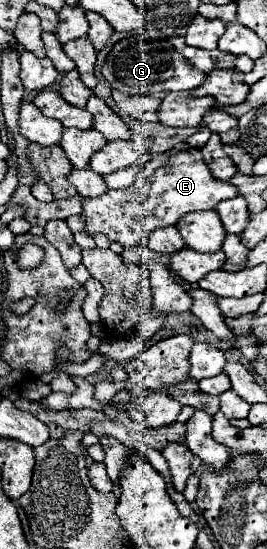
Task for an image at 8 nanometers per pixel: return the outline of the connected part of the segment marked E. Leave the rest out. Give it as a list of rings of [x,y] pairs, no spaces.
[[[195,148],[183,150],[189,154],[181,162],[181,152],[171,156],[171,160],[155,170],[155,174],[147,178],[137,178],[133,186],[125,190],[107,190],[103,196],[97,198],[85,198],[83,200],[83,216],[87,220],[85,232],[101,232],[109,240],[115,240],[119,244],[135,246],[139,244],[149,232],[165,226],[175,226],[181,216],[189,212],[201,212],[201,210],[213,210],[221,200],[235,198],[239,192],[229,182],[217,180],[211,172],[205,160],[199,156]]]

